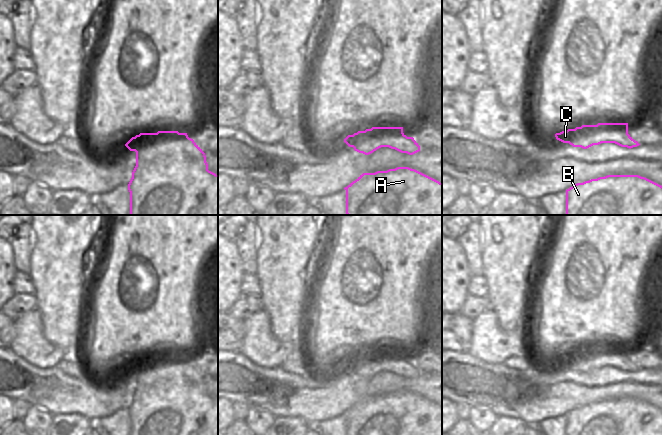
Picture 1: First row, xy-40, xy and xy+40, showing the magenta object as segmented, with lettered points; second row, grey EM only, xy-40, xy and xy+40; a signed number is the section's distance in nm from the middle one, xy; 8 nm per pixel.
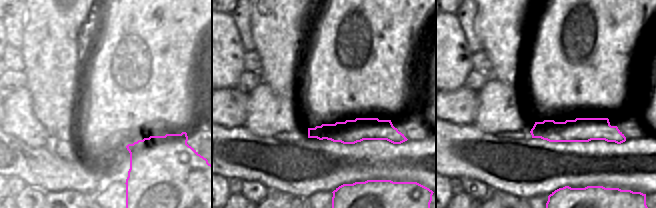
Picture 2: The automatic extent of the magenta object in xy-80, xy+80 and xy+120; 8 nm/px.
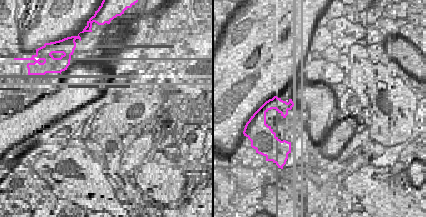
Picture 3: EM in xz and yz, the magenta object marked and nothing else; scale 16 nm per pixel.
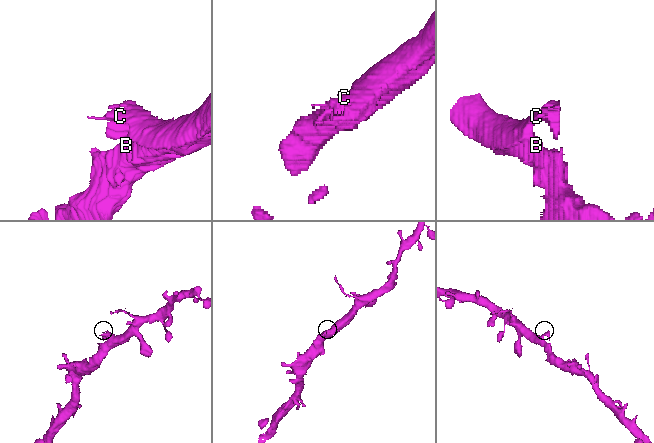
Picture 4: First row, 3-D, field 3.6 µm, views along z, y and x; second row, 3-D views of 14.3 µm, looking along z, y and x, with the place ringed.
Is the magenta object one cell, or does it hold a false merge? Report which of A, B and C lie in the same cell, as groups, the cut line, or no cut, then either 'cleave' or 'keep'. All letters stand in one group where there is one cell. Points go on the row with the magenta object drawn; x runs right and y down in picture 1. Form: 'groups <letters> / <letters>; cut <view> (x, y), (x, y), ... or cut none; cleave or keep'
groups A B C; cut none; keep

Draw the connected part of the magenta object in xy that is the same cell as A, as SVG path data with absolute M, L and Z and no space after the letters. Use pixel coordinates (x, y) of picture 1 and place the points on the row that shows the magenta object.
M409 167L363 173L344 189L347 215L442 215L442 183Z

